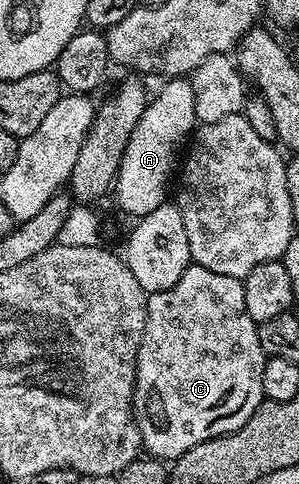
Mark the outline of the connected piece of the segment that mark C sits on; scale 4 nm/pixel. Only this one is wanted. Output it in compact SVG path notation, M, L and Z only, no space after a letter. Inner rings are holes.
M190 265L180 276L172 288L161 290L149 295L146 300L146 323L144 324L144 340L140 340L140 352L136 360L136 380L134 381L134 422L138 425L138 431L142 437L142 449L147 455L163 460L177 460L184 456L196 444L204 444L204 440L219 438L225 434L236 432L256 412L256 408L264 401L262 396L262 377L264 376L264 364L266 353L260 348L260 336L258 335L258 323L248 316L248 308L244 308L244 282L241 278L232 276L220 276L220 272L208 272L203 266Z

